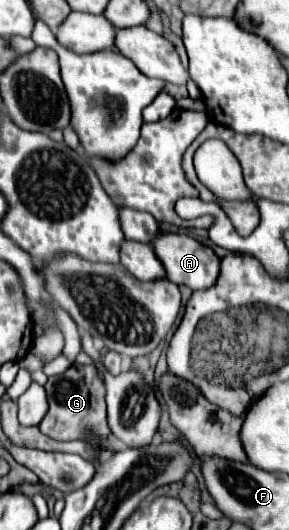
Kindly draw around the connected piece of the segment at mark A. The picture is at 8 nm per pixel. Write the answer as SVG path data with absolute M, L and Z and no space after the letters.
M162 233L162 235L158 235L158 243L154 245L154 251L156 251L158 259L162 259L168 279L176 285L186 285L192 291L212 287L220 275L220 259L216 257L216 253L210 247L198 243L196 239L192 239L188 235Z

